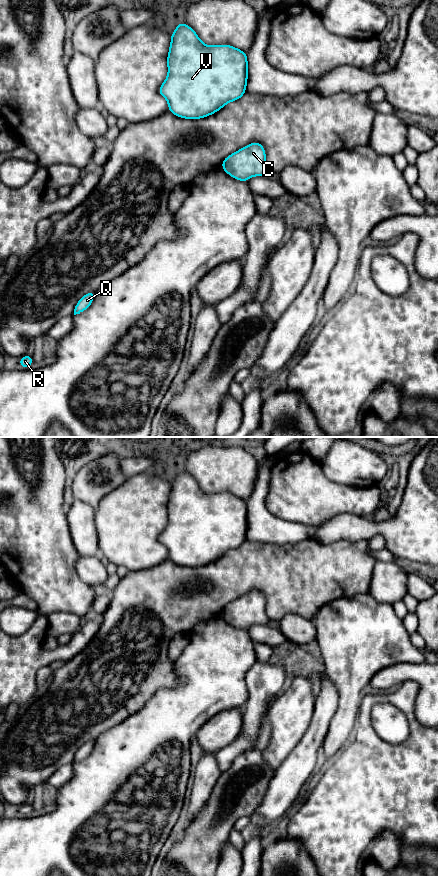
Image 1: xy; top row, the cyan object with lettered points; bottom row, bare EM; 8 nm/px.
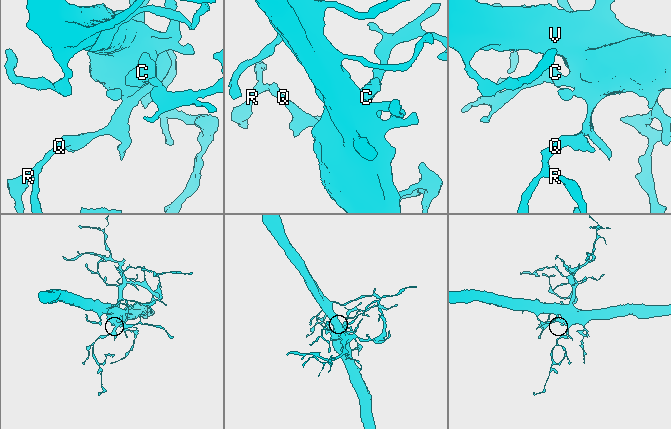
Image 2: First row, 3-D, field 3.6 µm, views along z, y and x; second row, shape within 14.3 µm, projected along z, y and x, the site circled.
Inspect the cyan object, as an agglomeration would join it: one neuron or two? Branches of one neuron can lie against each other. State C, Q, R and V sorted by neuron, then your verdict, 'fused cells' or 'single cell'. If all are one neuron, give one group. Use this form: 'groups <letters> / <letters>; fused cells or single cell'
groups C Q R V; single cell

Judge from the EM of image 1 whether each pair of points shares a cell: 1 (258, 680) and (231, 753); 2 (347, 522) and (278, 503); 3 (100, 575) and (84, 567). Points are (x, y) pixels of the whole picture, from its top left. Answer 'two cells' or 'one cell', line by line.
1: one cell
2: two cells
3: one cell

